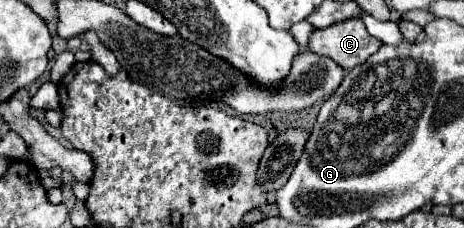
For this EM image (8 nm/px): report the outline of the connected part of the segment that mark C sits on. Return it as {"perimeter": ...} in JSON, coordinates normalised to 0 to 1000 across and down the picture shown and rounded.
{"perimeter":[[[763,75],[750,92],[728,92],[728,110],[711,110],[711,127],[677,127],[664,180],[664,224],[711,250],[737,303],[754,311],[767,285],[789,276],[797,241],[819,215],[823,180],[802,162],[780,83]]]}

